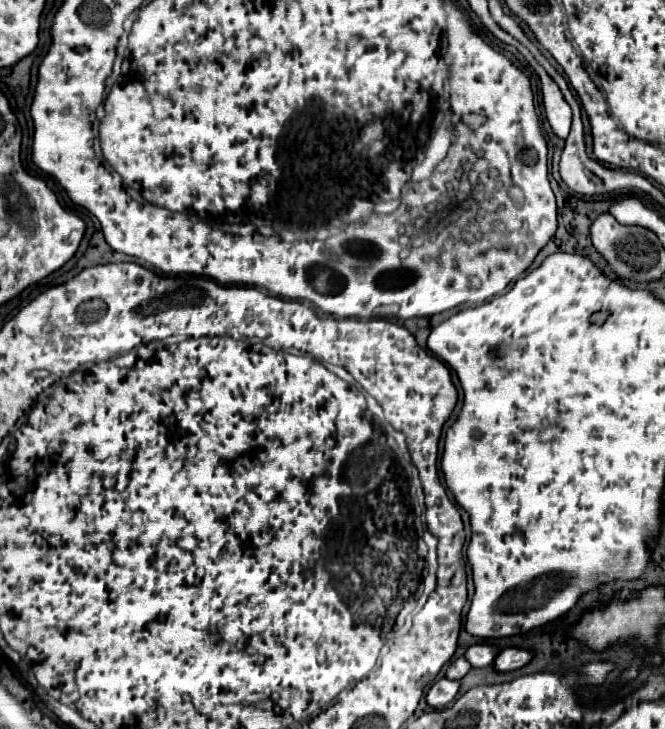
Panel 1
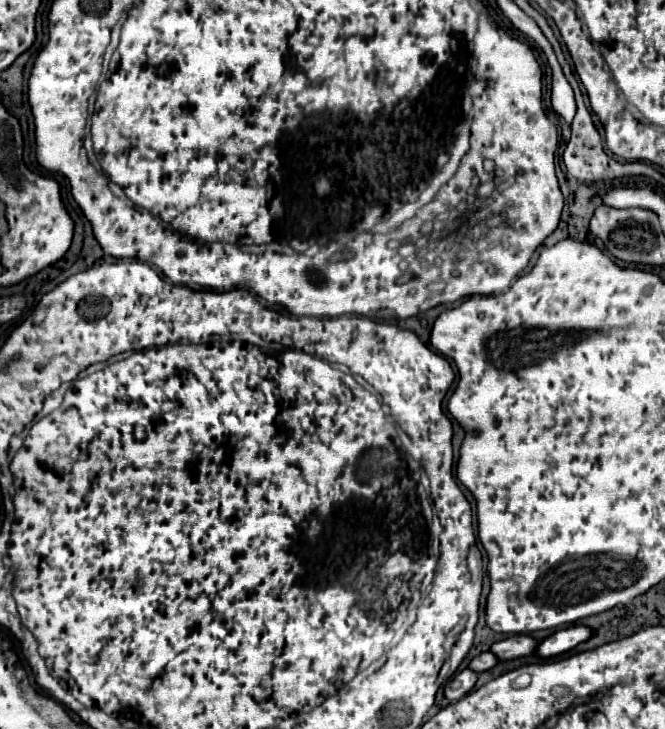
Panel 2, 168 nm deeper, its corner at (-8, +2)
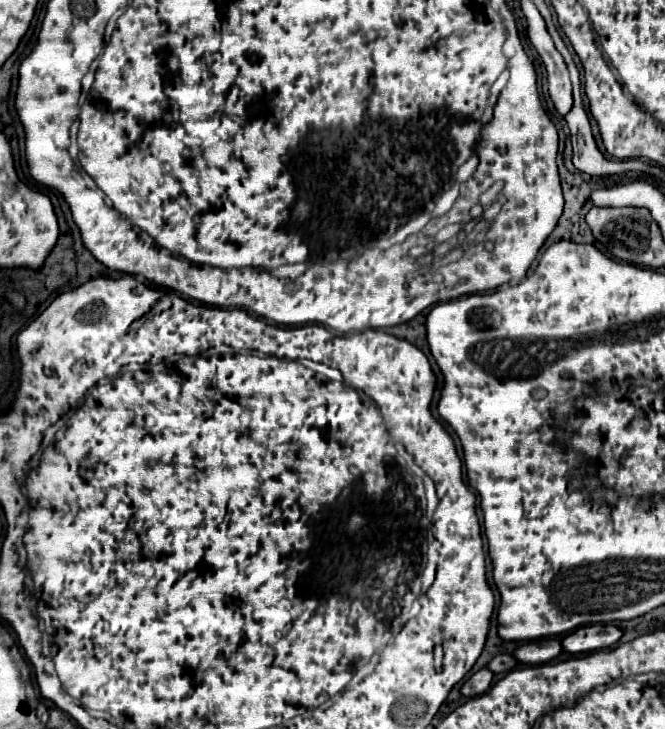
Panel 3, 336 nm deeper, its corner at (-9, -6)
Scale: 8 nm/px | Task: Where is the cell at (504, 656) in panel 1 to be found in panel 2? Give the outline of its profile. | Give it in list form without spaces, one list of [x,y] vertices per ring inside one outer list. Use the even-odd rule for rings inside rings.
[[[574,624],[570,628],[558,630],[552,636],[544,638],[538,644],[536,654],[540,658],[552,658],[552,656],[558,656],[562,652],[568,652],[568,650],[576,648],[580,642],[586,642],[590,636],[592,636],[592,628],[588,628],[584,624]]]

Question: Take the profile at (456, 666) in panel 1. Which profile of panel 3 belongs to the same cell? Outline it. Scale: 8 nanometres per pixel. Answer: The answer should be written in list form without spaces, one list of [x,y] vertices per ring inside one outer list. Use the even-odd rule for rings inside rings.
[[[497,654],[497,656],[491,658],[489,664],[487,664],[487,668],[489,668],[493,674],[509,672],[509,670],[513,670],[515,666],[517,666],[517,662],[515,662],[515,658],[509,656],[509,654]]]

